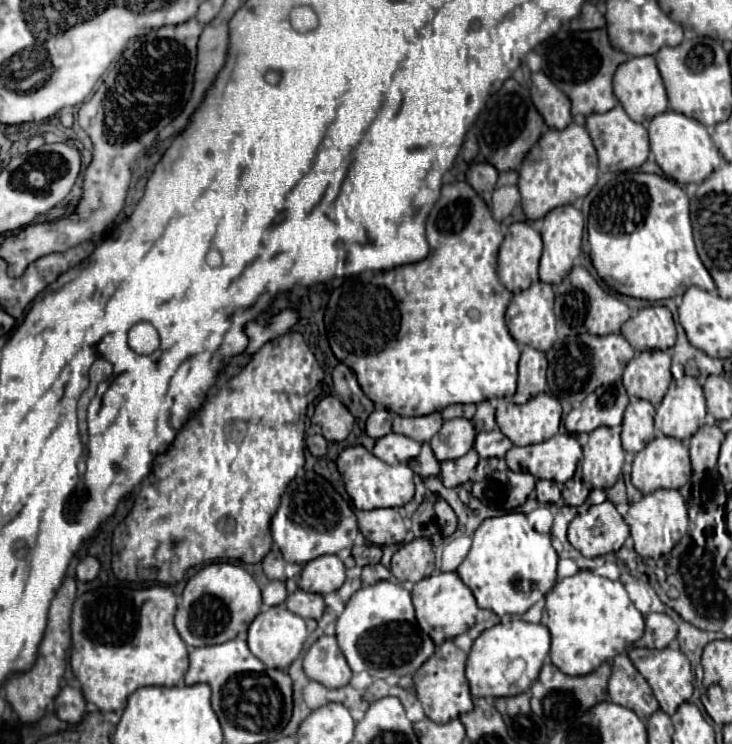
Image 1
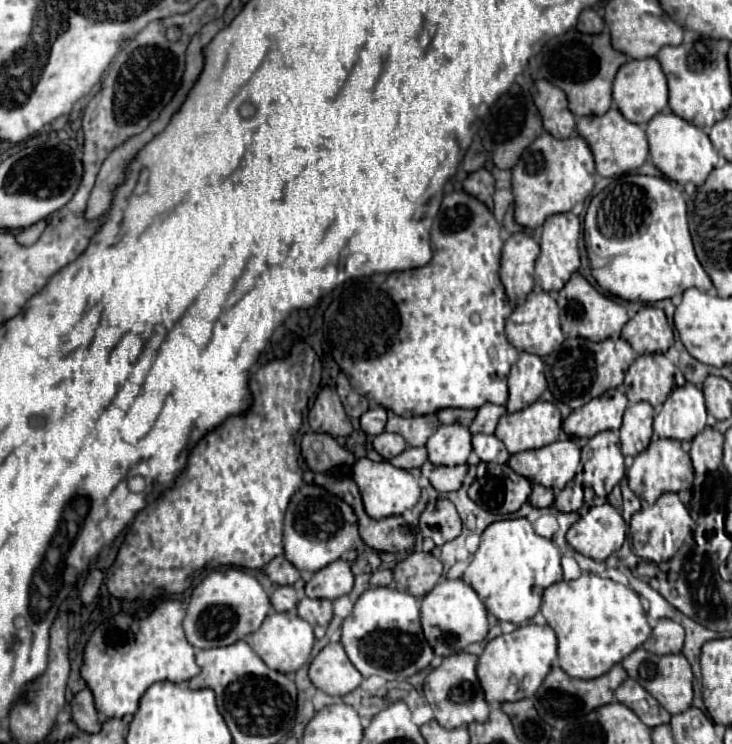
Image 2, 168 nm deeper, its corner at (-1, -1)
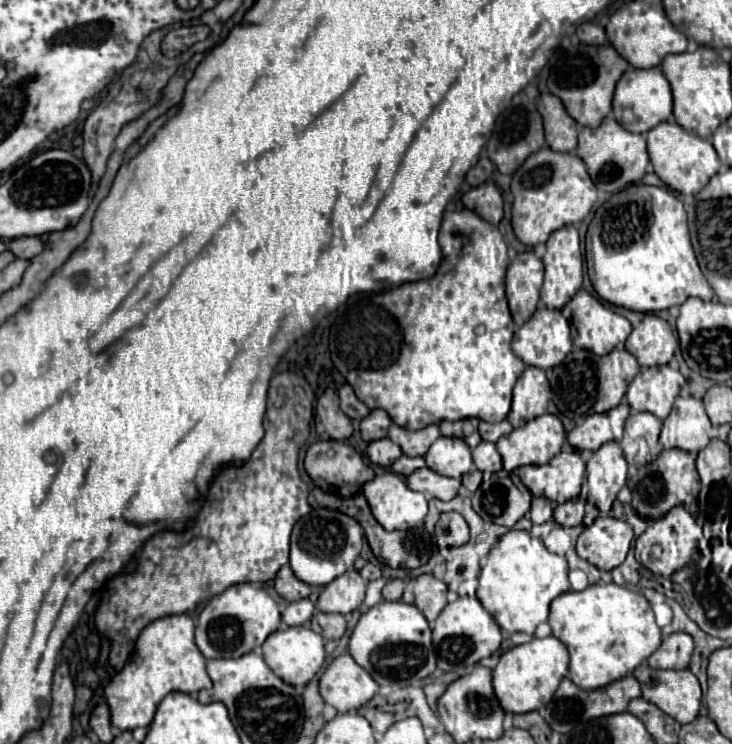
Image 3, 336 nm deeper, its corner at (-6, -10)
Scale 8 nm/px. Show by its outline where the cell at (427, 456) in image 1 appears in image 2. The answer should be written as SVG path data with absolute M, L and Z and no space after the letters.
M406 447L400 455L396 455L394 459L390 459L390 463L394 467L410 471L410 469L418 469L426 459L428 459L426 447Z

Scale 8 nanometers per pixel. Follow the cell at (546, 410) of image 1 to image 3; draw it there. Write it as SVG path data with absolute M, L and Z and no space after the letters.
M553 414L533 418L511 434L499 438L497 450L503 456L503 468L507 472L525 464L547 464L561 452L567 433L561 420Z

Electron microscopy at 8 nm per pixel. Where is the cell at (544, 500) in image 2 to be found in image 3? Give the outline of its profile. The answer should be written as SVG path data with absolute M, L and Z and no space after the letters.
M535 498L531 504L531 512L529 512L531 520L535 524L543 524L547 520L551 520L553 516L553 504L547 498Z

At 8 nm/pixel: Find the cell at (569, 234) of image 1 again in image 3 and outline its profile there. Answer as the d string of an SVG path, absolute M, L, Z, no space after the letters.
M563 226L549 236L543 264L545 264L545 282L541 288L541 300L547 308L563 308L575 296L575 292L581 288L583 282L581 240L575 226Z

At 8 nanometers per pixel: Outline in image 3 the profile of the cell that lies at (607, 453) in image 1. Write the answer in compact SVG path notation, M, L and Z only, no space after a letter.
M605 442L587 462L589 500L601 510L601 514L607 514L625 482L627 462L623 450L617 442Z

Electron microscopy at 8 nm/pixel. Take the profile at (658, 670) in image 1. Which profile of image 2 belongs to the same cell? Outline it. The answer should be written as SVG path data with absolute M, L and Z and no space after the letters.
M638 647L634 653L630 653L622 661L622 667L628 671L630 679L638 681L672 715L682 713L692 705L692 697L694 697L692 679L694 679L694 675L692 675L690 663L686 661L686 657L682 657L682 653L676 653L676 655L674 653L672 655L654 655L654 653L648 653L646 649Z

